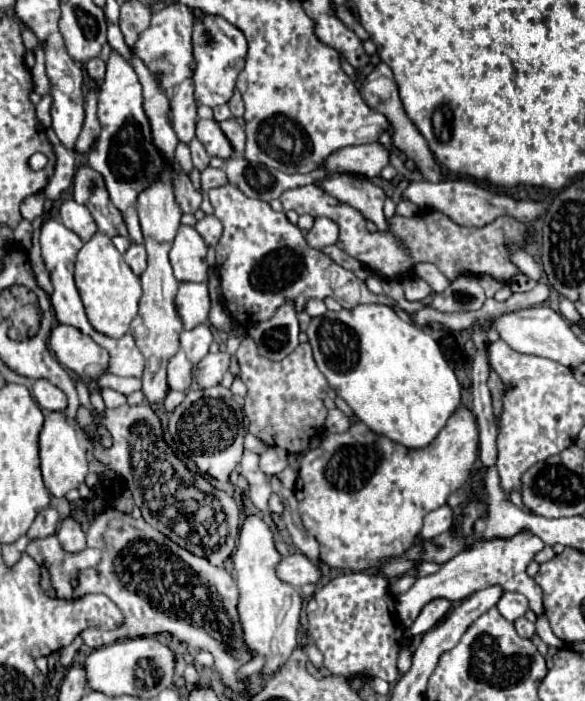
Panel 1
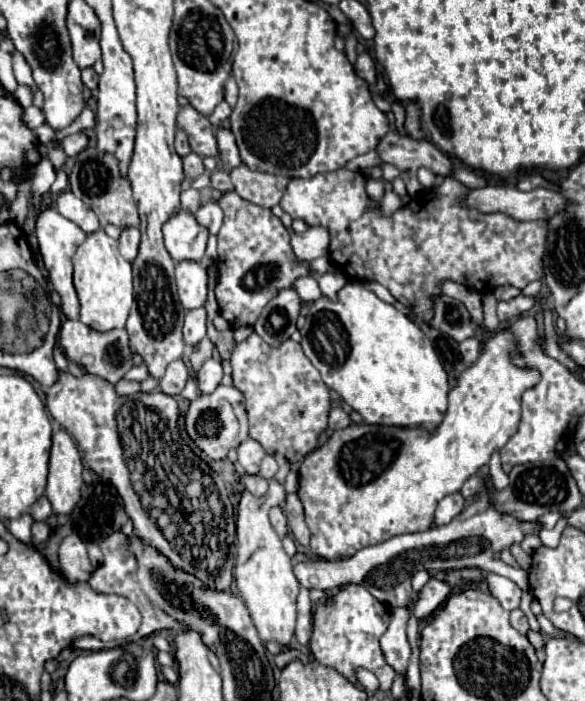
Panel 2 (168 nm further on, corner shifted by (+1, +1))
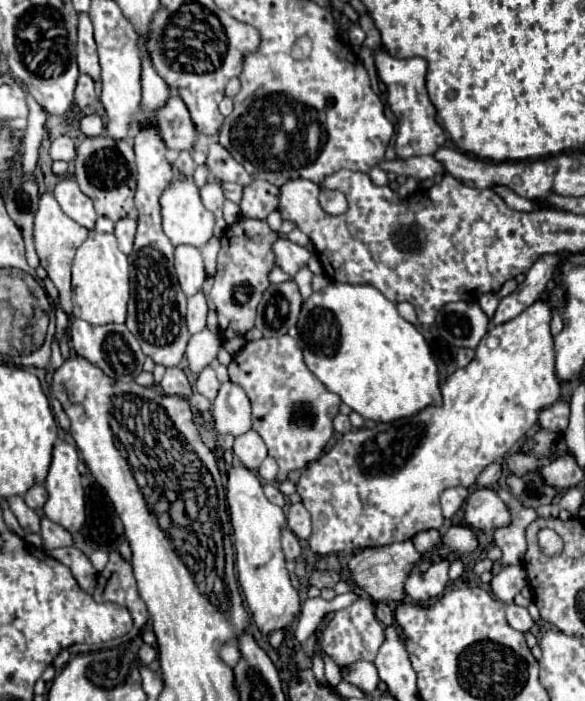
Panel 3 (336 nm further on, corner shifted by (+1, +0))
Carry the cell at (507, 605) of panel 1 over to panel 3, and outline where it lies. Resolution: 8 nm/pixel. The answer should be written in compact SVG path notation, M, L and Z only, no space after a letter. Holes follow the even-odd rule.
M509 565L491 579L491 591L503 603L513 603L515 595L525 585L527 585L527 573L521 565Z

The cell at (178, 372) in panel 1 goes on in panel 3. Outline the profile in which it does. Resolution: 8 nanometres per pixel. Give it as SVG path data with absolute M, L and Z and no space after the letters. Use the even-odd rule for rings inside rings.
M169 367L163 375L161 389L165 395L179 395L179 397L189 397L191 395L191 385L187 375L179 367Z

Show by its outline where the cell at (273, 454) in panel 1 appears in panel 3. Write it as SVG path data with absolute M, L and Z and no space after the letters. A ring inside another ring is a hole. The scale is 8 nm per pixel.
M267 457L263 463L261 463L261 467L259 467L259 477L261 479L265 479L265 481L275 481L275 477L277 477L277 463L275 463L275 459L273 457Z

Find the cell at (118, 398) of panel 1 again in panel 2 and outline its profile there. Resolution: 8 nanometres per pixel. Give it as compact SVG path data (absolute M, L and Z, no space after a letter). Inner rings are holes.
M119 380L117 384L115 384L115 388L117 388L117 392L119 394L135 394L135 392L139 392L141 390L141 384L139 382L135 382L135 380Z

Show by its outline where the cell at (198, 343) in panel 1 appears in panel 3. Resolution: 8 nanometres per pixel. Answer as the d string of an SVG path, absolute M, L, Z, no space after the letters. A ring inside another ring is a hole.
M199 291L197 295L187 299L187 327L189 333L199 333L205 329L205 321L207 321L207 301L205 295Z

